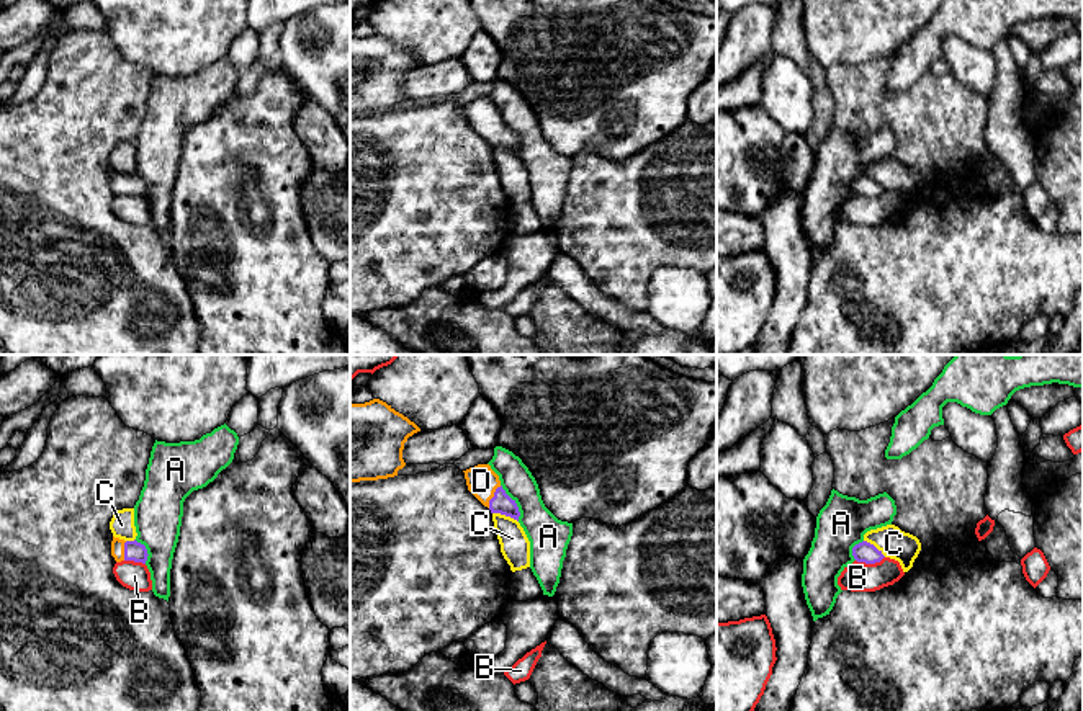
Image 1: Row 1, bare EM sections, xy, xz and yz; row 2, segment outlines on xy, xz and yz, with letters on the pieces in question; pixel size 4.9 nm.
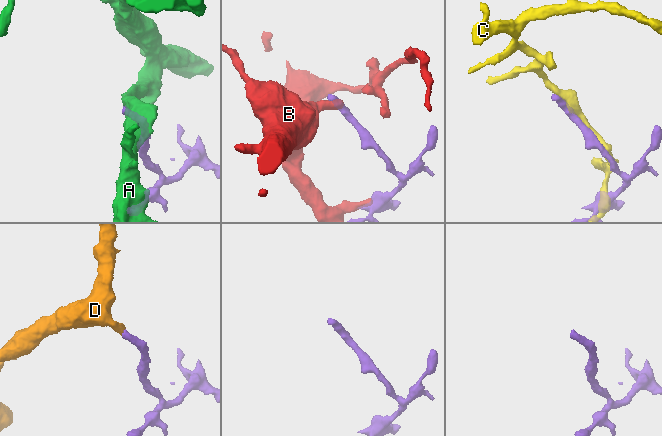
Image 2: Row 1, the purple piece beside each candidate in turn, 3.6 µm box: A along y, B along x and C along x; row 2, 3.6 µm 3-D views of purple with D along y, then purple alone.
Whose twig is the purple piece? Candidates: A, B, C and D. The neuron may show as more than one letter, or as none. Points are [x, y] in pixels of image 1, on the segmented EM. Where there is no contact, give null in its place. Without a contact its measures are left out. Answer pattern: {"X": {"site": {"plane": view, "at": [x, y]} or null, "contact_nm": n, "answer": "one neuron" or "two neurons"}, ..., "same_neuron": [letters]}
{"A": {"site": {"plane": "xz", "at": [514, 502]}, "contact_nm": 200, "answer": "two neurons"}, "B": {"site": {"plane": "yz", "at": [869, 563]}, "contact_nm": 150, "answer": "two neurons"}, "C": {"site": {"plane": "xz", "at": [506, 515]}, "contact_nm": 140, "answer": "two neurons"}, "D": {"site": {"plane": "xz", "at": [494, 496]}, "contact_nm": 130, "answer": "one neuron"}, "same_neuron": ["D"]}

